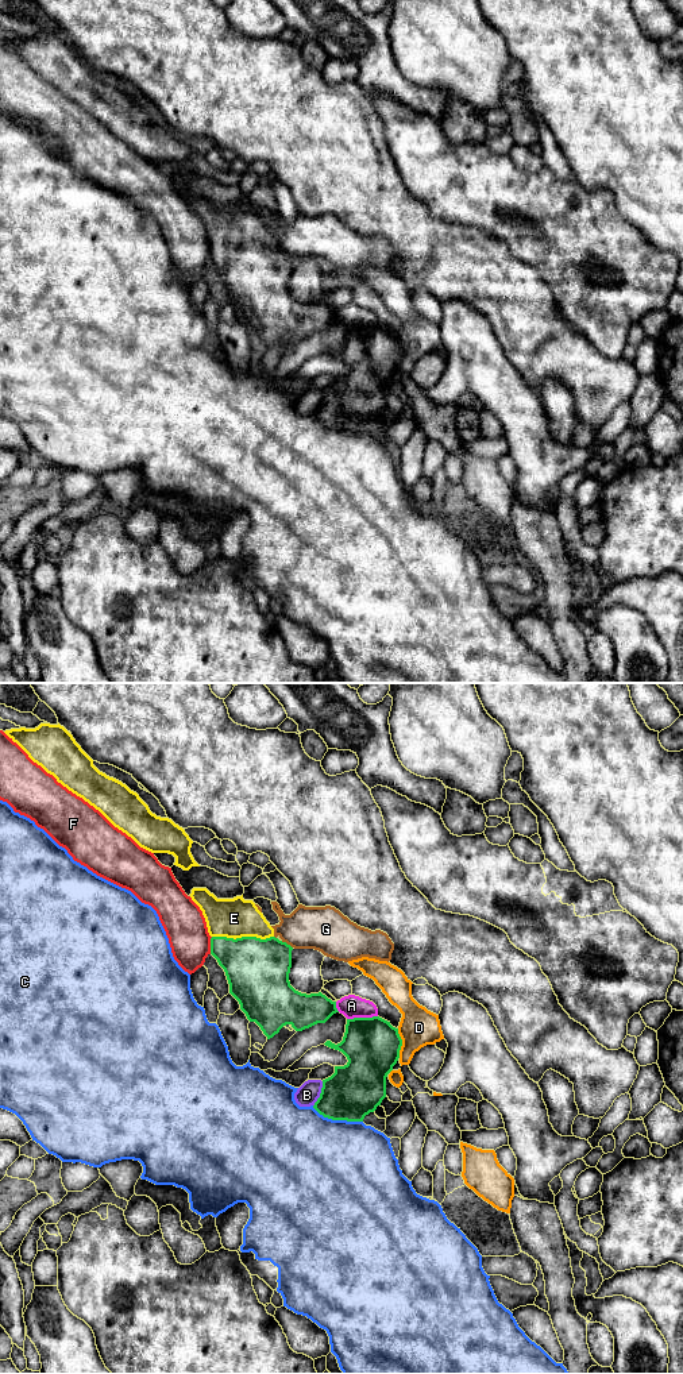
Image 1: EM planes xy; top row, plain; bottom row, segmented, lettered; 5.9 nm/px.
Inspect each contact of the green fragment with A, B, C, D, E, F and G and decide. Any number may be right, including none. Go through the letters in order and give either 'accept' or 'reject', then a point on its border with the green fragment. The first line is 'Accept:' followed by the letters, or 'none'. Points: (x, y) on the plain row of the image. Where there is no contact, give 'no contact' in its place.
Accept: E
A: reject; meets green in xy at (362, 327)
B: reject; meets green in xy at (320, 402)
C: reject; meets green in xy at (338, 428)
D: reject; meets green in xy at (401, 352)
E: accept; meets green in xy at (243, 246)
F: reject; meets green in xy at (211, 254)
G: reject; meets green in xy at (285, 251)

